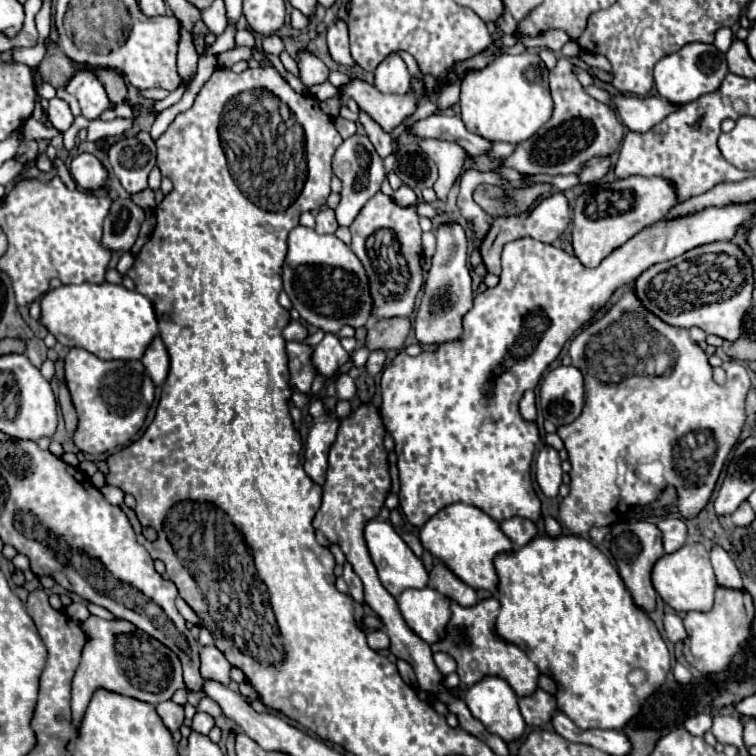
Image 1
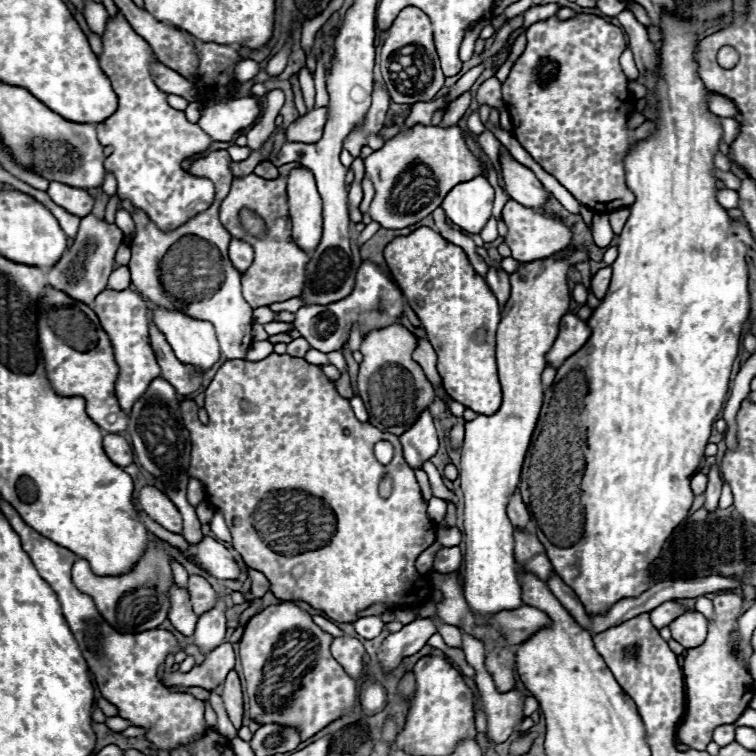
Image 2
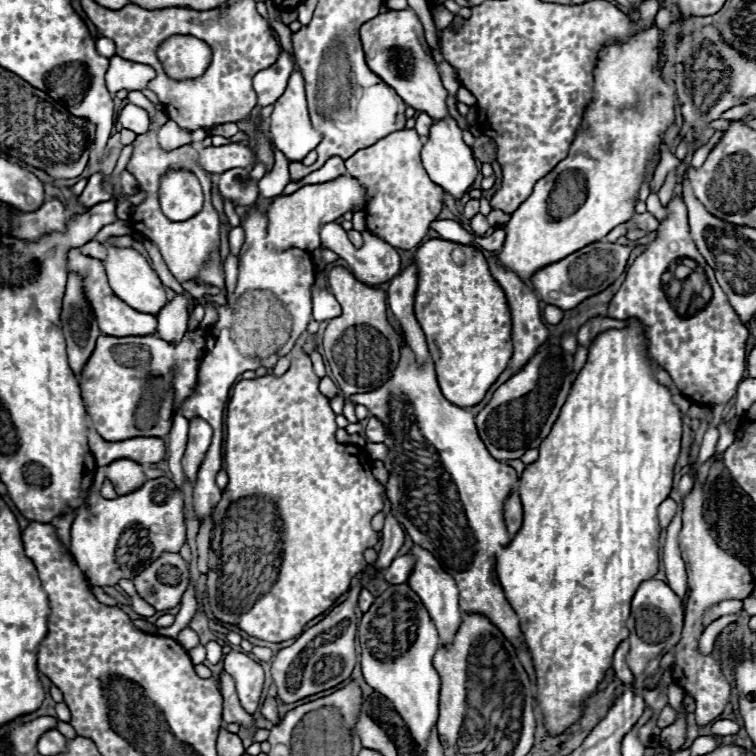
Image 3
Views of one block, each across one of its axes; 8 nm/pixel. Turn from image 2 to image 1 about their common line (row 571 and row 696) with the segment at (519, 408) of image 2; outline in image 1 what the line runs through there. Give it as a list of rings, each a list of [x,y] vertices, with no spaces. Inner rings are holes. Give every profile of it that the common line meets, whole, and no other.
[[[498,676],[482,678],[480,682],[476,682],[474,686],[468,688],[468,692],[464,696],[464,702],[470,708],[472,716],[478,718],[490,734],[500,736],[504,742],[518,740],[524,734],[526,722],[524,722],[524,718],[522,718],[522,714],[518,710],[518,696],[516,696],[516,692],[510,688],[510,684],[506,680],[502,680]]]

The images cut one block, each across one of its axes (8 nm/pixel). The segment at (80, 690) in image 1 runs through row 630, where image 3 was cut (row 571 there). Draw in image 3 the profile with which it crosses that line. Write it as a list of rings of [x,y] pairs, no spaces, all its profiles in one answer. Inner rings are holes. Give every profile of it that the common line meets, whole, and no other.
[[[98,467],[92,494],[88,498],[88,508],[80,508],[72,522],[70,532],[70,552],[76,558],[82,572],[88,576],[92,586],[116,586],[120,580],[134,580],[142,568],[150,566],[150,560],[162,556],[162,552],[180,552],[186,544],[186,522],[184,522],[184,492],[168,478],[148,480],[136,492],[118,496],[116,500],[102,500],[100,488],[106,478],[105,468]]]

